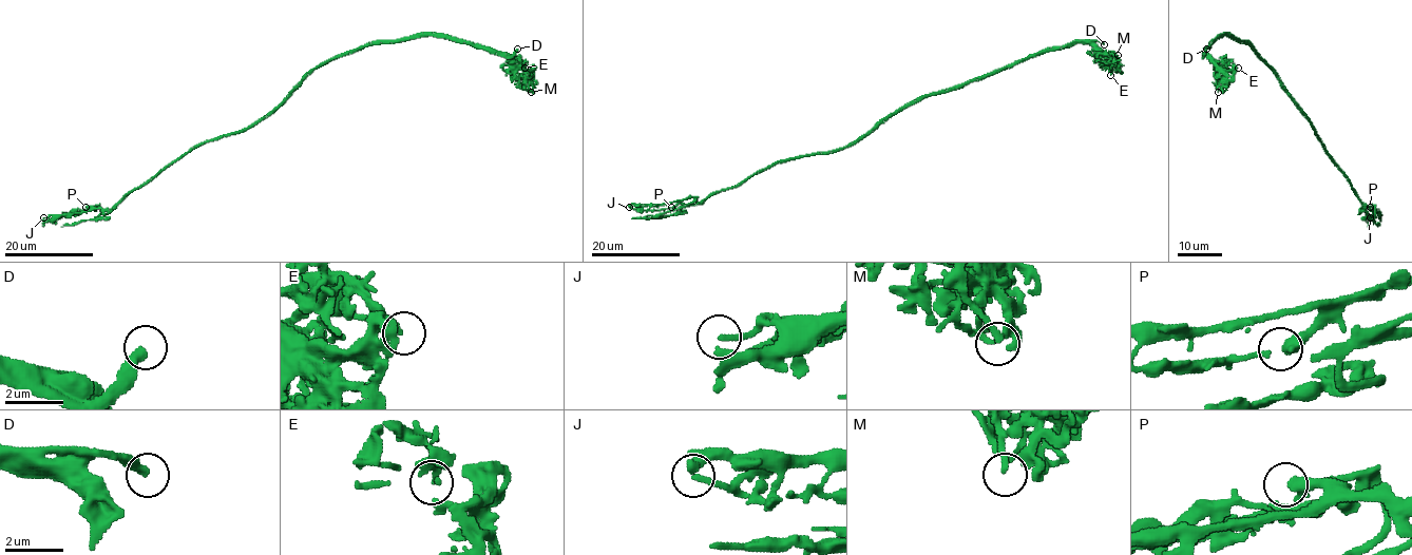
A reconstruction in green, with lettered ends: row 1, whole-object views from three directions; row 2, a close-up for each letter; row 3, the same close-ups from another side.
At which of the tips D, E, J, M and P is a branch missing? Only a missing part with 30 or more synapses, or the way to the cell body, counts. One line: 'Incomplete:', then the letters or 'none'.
Incomplete: D

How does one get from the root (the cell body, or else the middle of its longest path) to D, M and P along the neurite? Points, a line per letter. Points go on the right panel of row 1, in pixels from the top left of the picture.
D: (1294, 99), (1245, 42), (1232, 36), (1221, 36), (1203, 55), (1206, 49)
M: (1294, 99), (1256, 52), (1232, 36), (1221, 36), (1205, 50), (1218, 75), (1218, 92)
P: (1294, 99), (1314, 128), (1323, 149), (1349, 179), (1365, 208), (1360, 209), (1370, 207)

